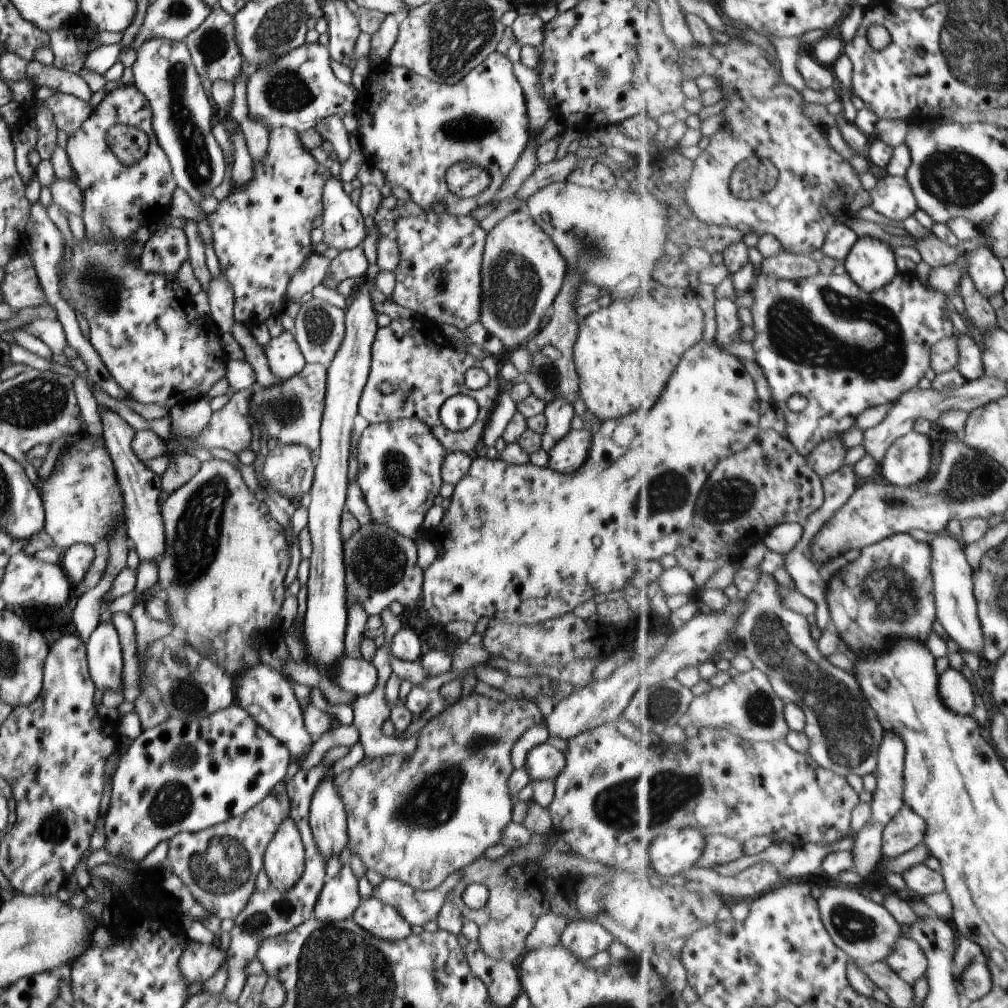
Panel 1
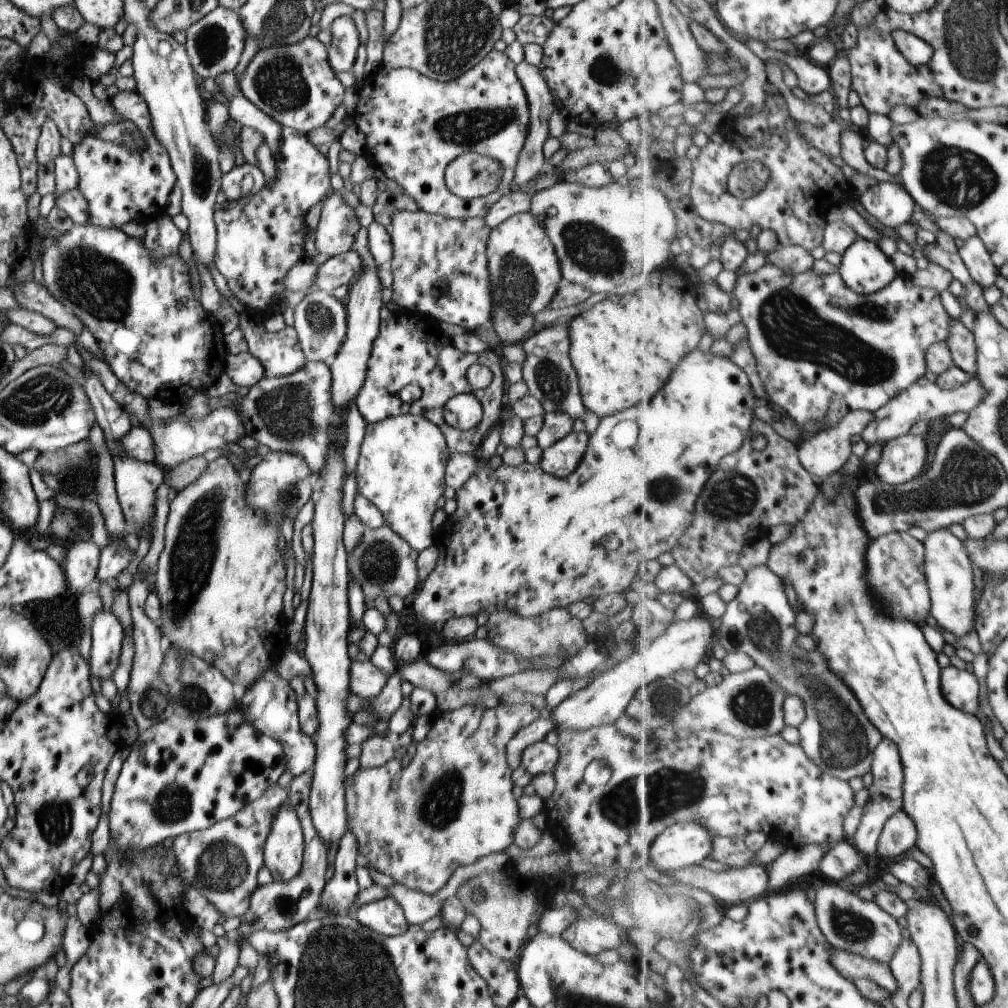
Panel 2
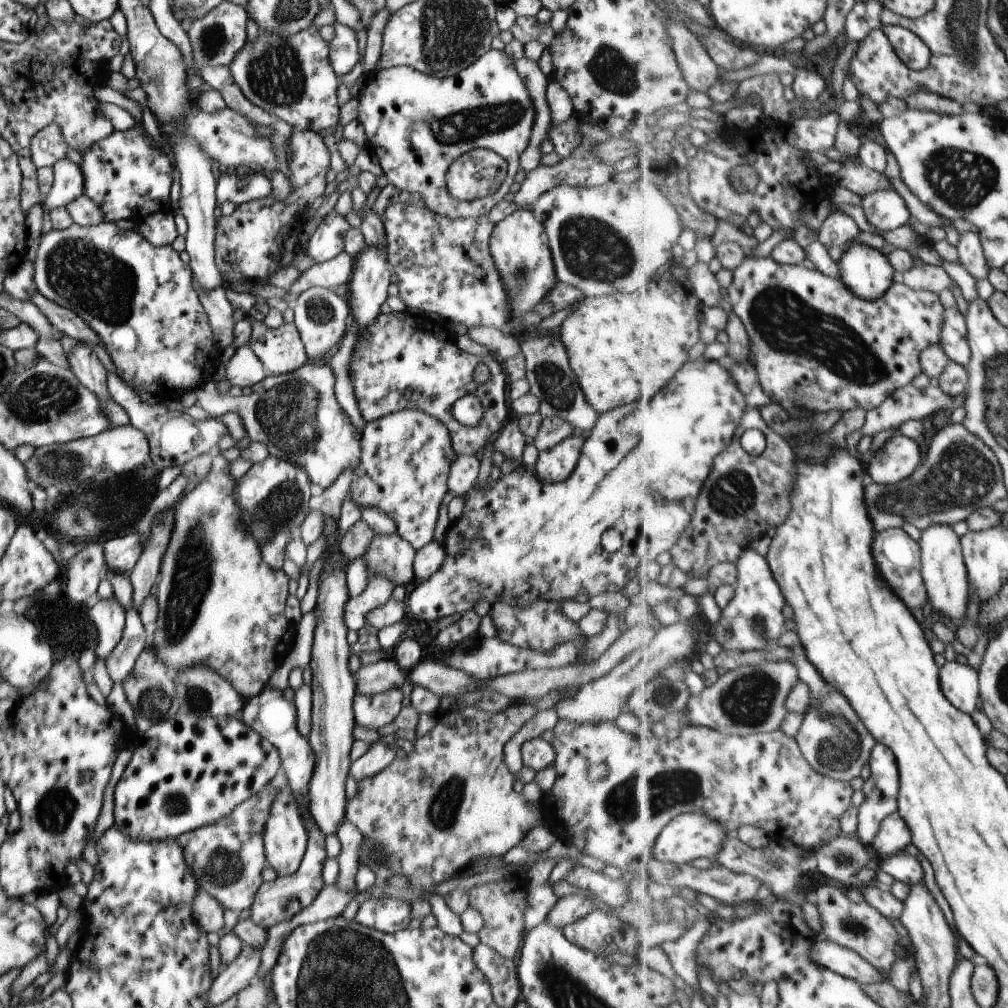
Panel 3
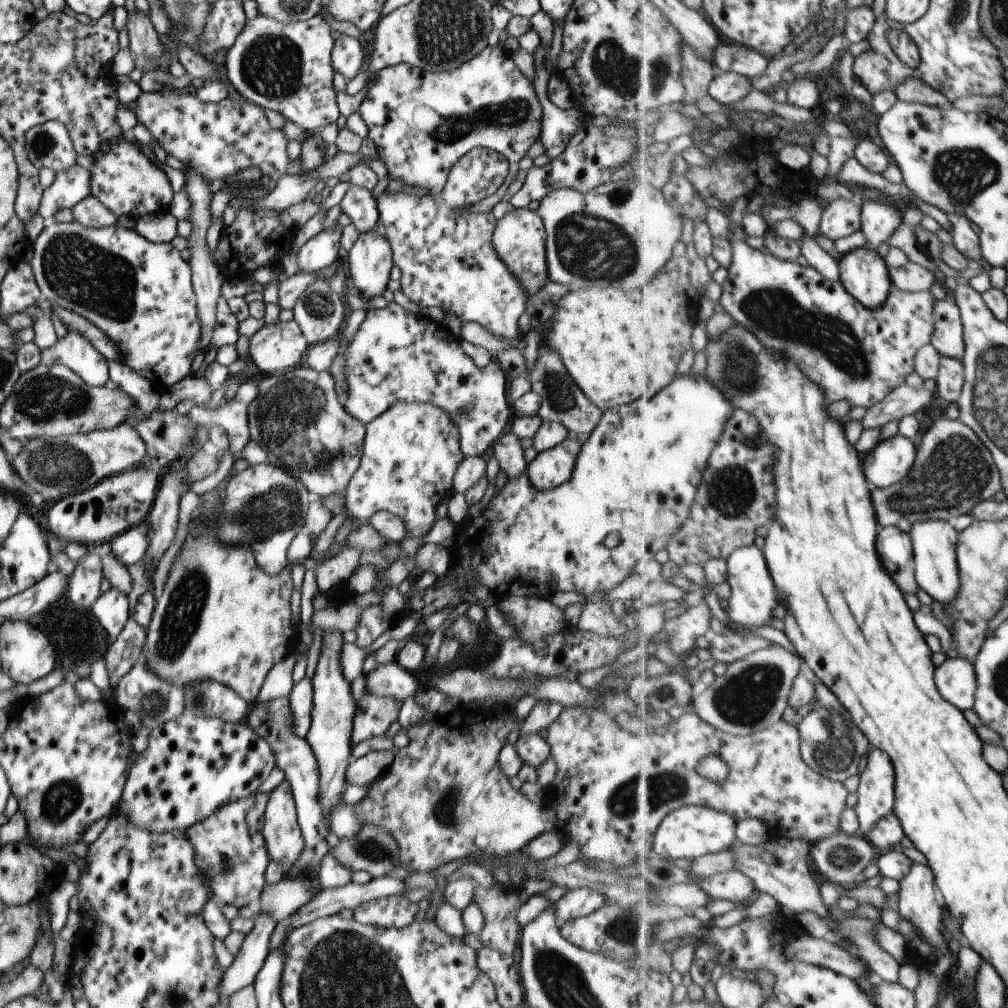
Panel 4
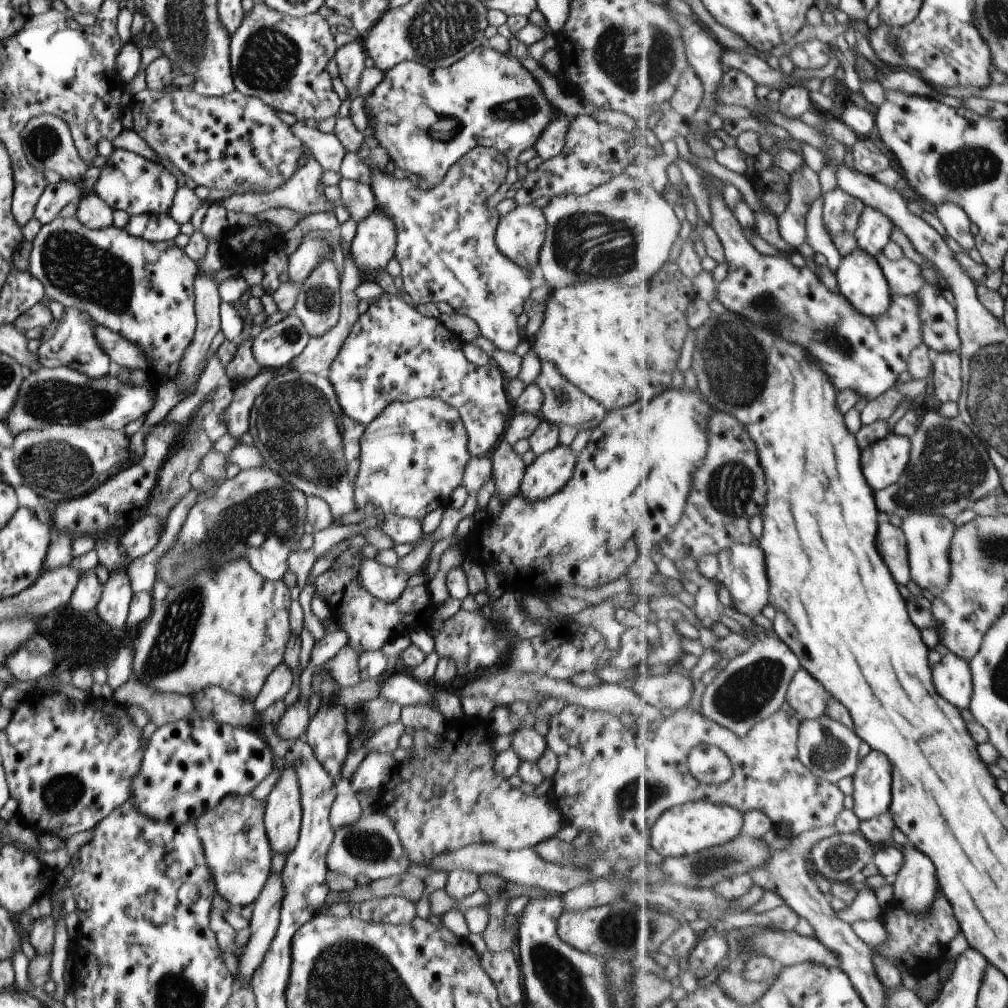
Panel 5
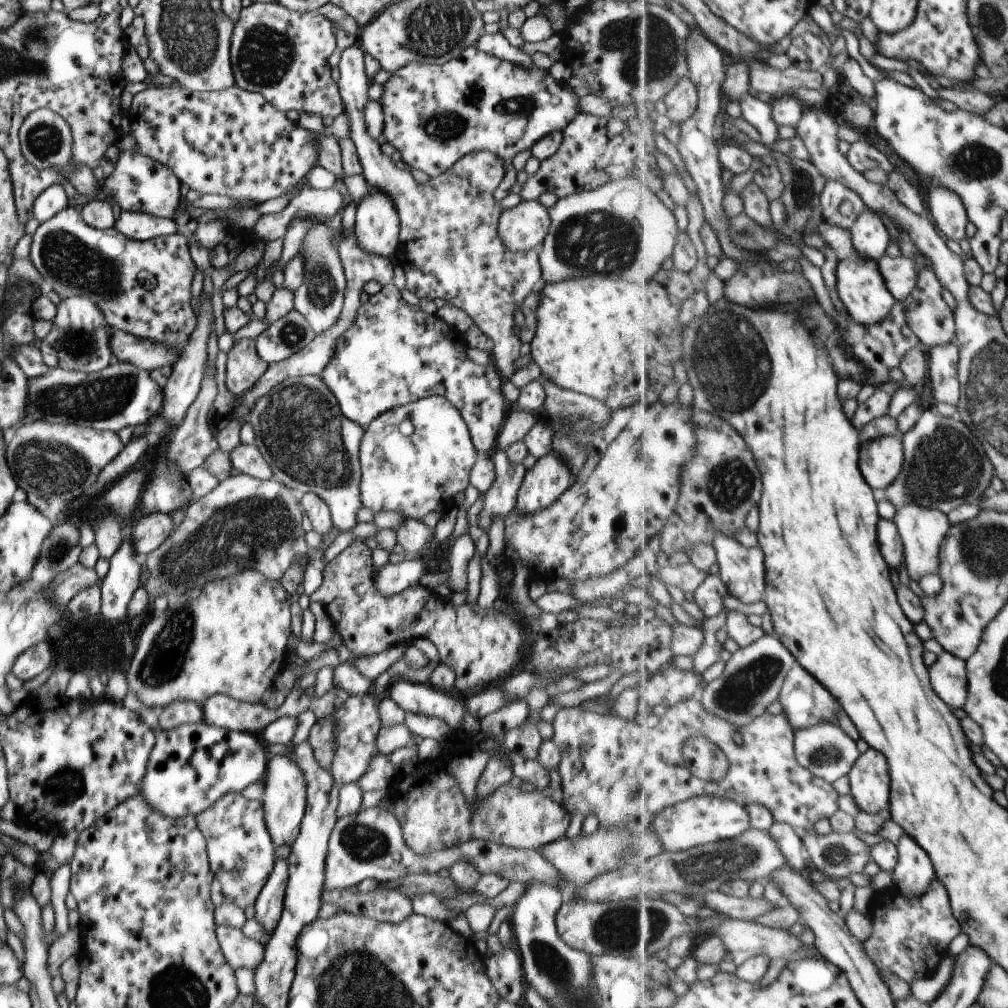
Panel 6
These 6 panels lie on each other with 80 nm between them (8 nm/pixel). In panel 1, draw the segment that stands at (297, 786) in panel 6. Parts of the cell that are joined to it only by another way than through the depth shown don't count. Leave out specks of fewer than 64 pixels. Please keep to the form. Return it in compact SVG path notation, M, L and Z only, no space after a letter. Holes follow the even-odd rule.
M288 816L277 827L262 856L269 886L288 891L304 869L304 850L297 827Z

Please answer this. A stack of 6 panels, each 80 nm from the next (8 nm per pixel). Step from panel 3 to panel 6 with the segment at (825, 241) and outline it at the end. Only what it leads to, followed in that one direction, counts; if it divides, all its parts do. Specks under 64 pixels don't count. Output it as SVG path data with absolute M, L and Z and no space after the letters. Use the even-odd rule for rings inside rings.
M833 179L826 180L826 182L820 198L820 206L824 214L825 222L834 227L851 229L857 222L858 216L867 208L864 200L842 182Z

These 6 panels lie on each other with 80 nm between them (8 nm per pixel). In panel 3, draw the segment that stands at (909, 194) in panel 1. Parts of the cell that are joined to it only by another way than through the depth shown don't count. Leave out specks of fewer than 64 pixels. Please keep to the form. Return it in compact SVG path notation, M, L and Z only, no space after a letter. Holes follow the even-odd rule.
M879 190L867 194L860 203L869 224L877 232L903 227L912 214L897 190Z

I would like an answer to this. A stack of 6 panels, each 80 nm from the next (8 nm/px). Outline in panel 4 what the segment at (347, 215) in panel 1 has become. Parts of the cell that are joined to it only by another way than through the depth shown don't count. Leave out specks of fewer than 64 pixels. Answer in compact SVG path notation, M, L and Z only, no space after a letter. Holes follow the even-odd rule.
M336 224L329 230L322 230L310 240L307 240L297 250L296 266L297 274L313 274L317 270L329 268L336 262L339 252L339 238L341 229Z

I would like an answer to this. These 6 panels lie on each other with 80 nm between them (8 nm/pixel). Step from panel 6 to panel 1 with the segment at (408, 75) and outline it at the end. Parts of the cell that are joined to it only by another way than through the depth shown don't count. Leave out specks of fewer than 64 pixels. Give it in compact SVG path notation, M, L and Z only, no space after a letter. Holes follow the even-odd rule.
M497 51L486 56L453 86L430 81L405 67L384 65L370 70L358 93L354 114L356 137L365 164L380 170L390 187L407 190L411 200L424 212L429 212L431 204L439 200L445 205L445 213L454 217L470 216L470 210L491 200L529 140L523 91L513 76L512 64ZM455 163L470 163L484 169L490 178L485 190L468 197L458 197L450 191L446 187L446 170Z

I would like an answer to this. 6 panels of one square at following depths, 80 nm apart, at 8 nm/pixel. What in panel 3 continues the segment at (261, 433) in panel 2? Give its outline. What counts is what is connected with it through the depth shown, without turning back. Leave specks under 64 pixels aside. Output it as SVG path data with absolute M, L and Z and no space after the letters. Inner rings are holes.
M306 361L297 370L285 373L284 375L264 376L257 384L251 387L251 394L231 396L229 393L217 393L214 381L205 381L191 392L196 396L195 404L201 406L207 414L219 417L225 413L237 413L241 419L245 435L251 441L263 444L271 456L278 459L292 461L296 465L302 466L311 482L312 490L317 492L325 490L344 468L357 466L360 453L360 436L349 417L339 406L334 397L334 374L327 363L311 363Z

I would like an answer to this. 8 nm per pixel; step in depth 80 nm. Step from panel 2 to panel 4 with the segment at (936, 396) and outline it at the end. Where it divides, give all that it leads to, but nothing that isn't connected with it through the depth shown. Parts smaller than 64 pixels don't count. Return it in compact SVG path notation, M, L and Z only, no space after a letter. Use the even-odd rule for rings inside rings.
M904 383L892 391L880 404L867 409L862 421L864 429L881 429L892 421L901 421L904 417L913 416L933 402L935 391L927 388L913 388Z

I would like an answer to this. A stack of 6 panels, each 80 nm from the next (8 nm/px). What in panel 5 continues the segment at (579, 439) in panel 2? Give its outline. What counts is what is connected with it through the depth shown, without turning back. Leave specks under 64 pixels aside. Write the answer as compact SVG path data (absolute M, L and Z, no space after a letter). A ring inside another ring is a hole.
M557 444L555 448L536 456L525 467L519 492L530 501L554 495L572 475L575 462L571 449Z

